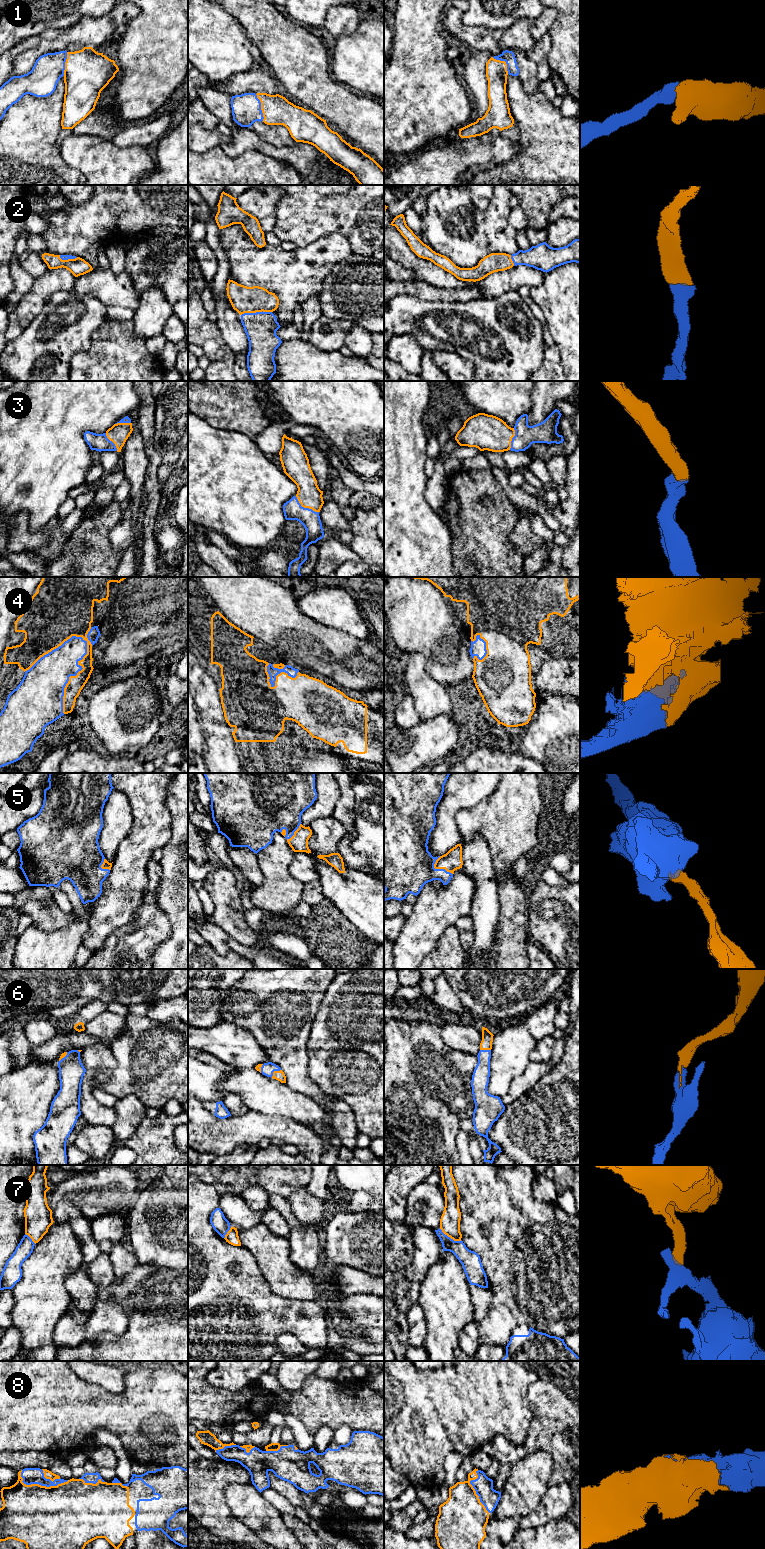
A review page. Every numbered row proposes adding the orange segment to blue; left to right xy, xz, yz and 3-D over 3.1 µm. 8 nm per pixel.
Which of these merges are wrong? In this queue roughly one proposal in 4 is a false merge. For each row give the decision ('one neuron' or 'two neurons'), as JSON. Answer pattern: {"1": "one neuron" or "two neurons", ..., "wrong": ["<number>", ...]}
{"1": "one neuron", "2": "one neuron", "3": "one neuron", "4": "one neuron", "5": "one neuron", "6": "one neuron", "7": "two neurons", "8": "one neuron", "wrong": ["7"]}

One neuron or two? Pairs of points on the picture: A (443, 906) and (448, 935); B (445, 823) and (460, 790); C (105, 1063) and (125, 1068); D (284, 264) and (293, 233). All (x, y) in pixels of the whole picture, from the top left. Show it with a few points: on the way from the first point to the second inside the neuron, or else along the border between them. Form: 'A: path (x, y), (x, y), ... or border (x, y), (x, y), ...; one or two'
A: border (454, 923), (444, 931), (434, 948); two
B: path (445, 815), (446, 809), (455, 798); one
C: border (109, 1045), (116, 1061), (116, 1065), (109, 1071); two
D: border (319, 238), (297, 248); two

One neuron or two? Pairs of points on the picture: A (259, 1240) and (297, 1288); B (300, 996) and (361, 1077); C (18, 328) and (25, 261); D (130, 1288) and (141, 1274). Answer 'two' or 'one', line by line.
A: one
B: two
C: two
D: one

